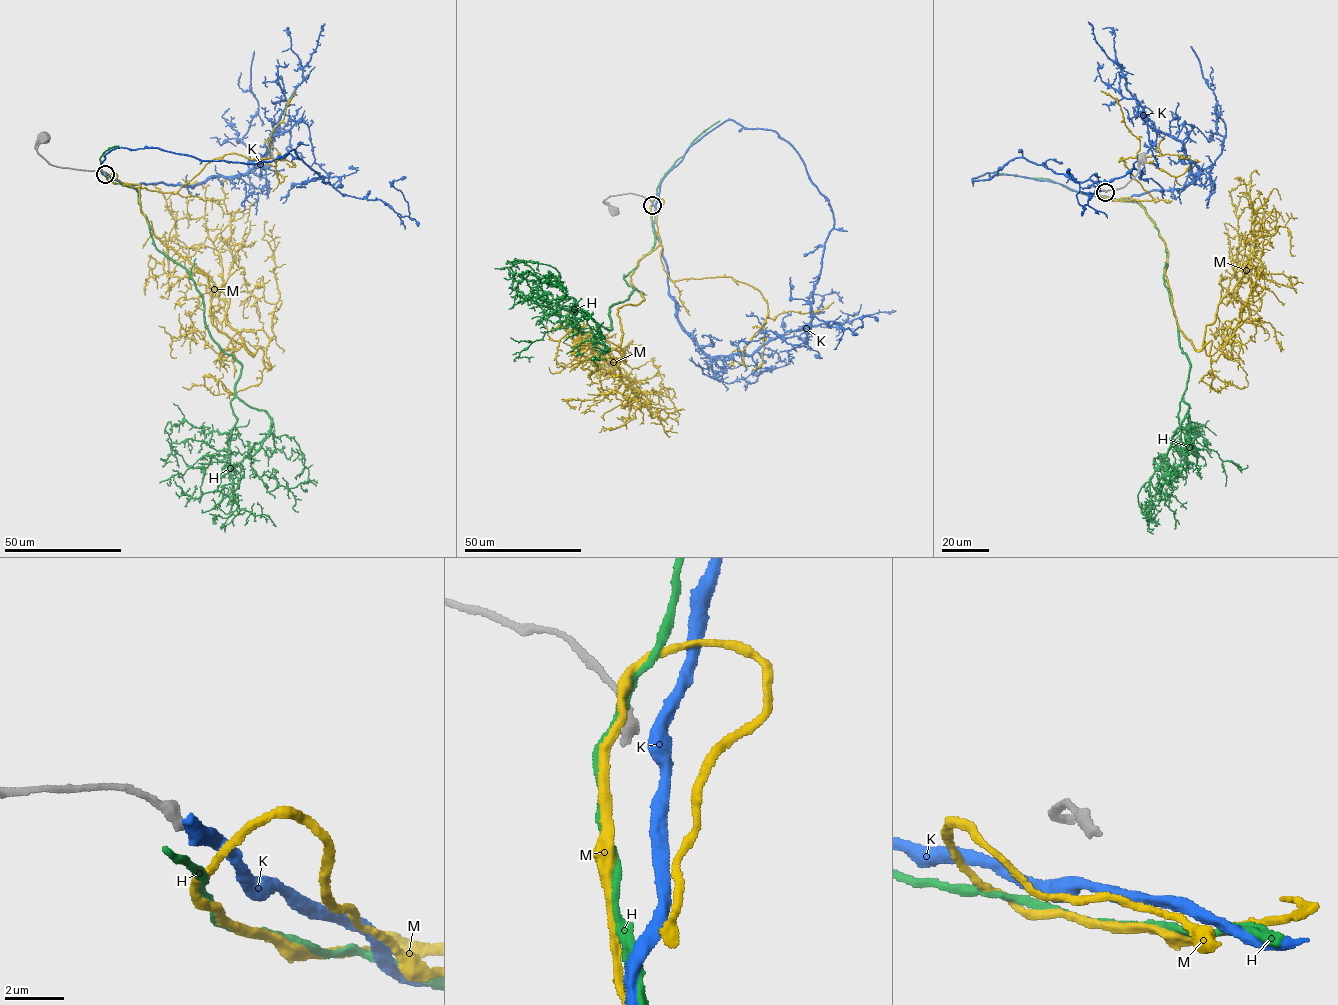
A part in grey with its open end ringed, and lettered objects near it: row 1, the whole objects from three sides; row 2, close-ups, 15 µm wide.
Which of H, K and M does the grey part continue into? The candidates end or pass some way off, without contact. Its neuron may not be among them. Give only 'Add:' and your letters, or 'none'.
Add: M

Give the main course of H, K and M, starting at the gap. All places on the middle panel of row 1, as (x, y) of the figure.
H: (652, 204), (653, 248), (624, 275), (634, 289), (609, 306), (611, 329), (593, 320), (602, 337), (512, 262)
K: (655, 205), (666, 173), (726, 120), (776, 131), (833, 214), (811, 311), (853, 331), (863, 317), (877, 321)
M: (652, 204), (660, 243), (630, 276), (644, 300), (617, 309), (614, 373), (590, 341), (633, 341), (623, 352)

